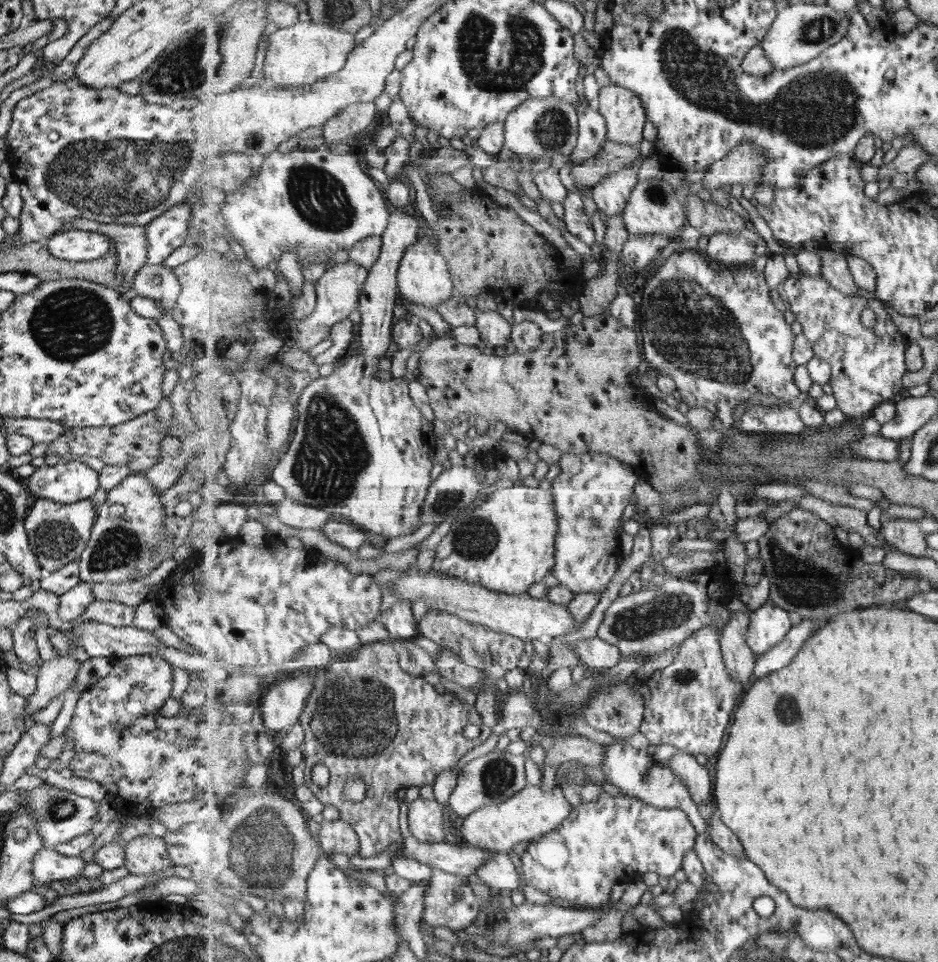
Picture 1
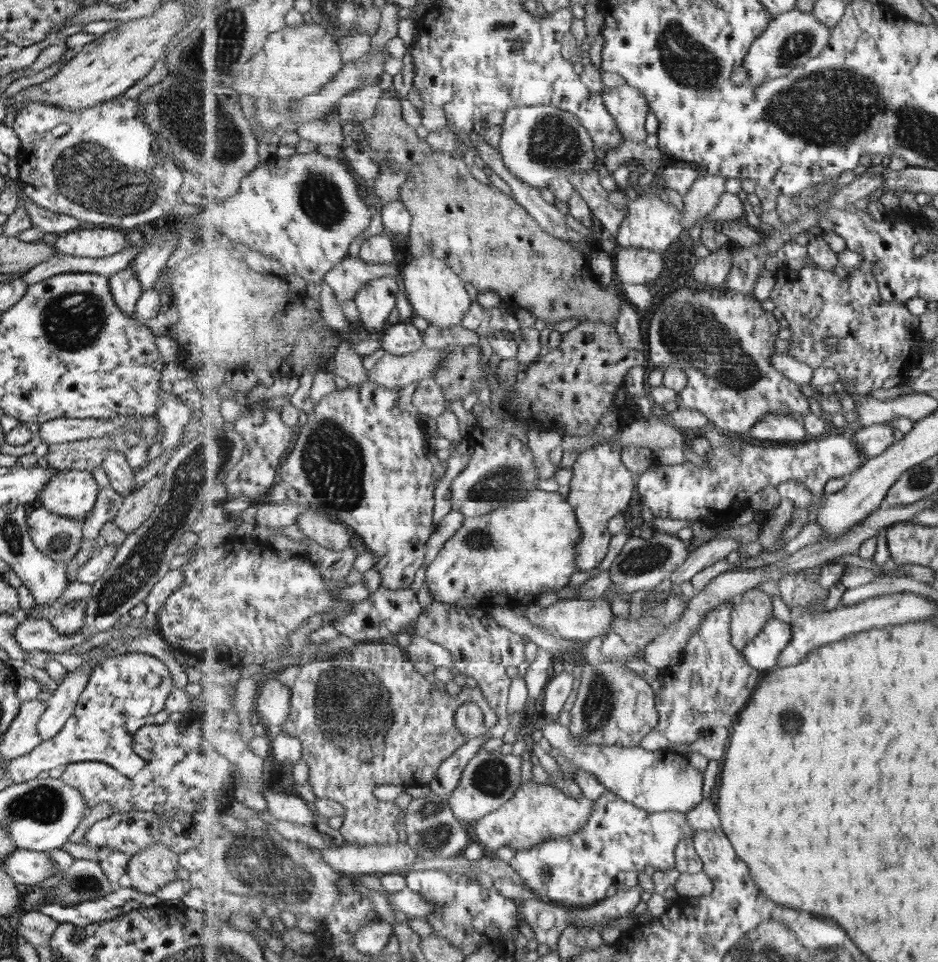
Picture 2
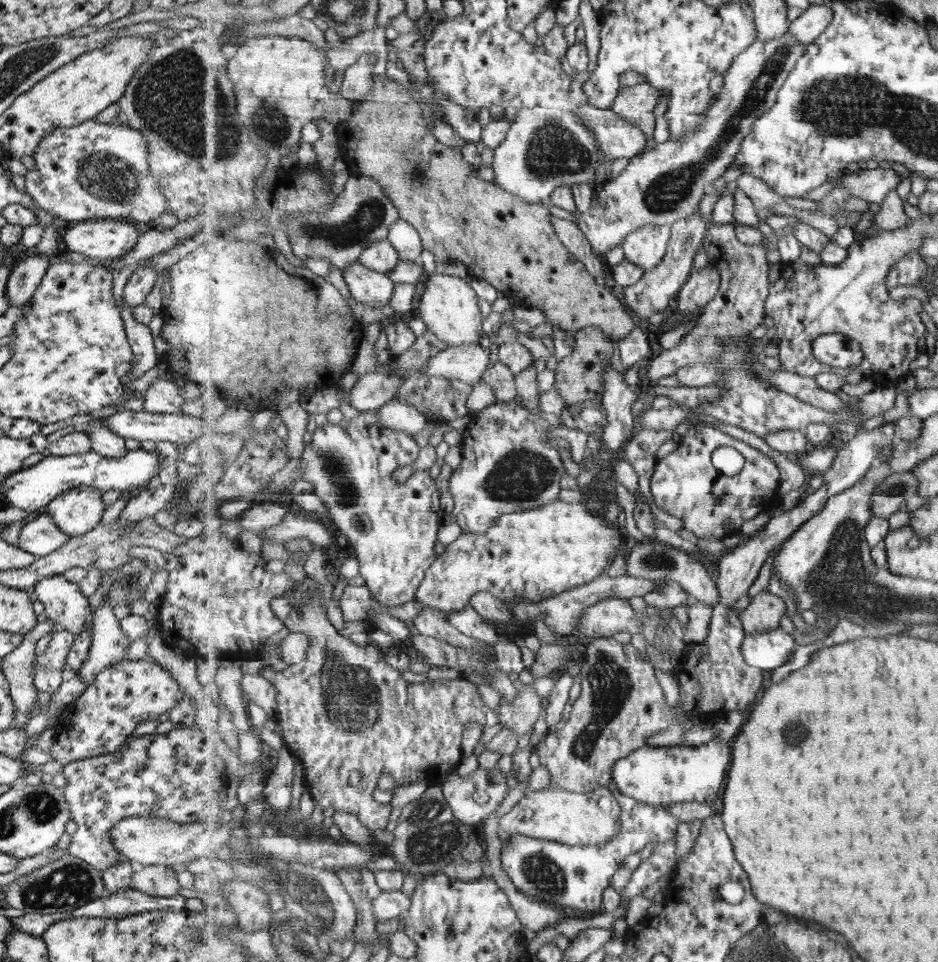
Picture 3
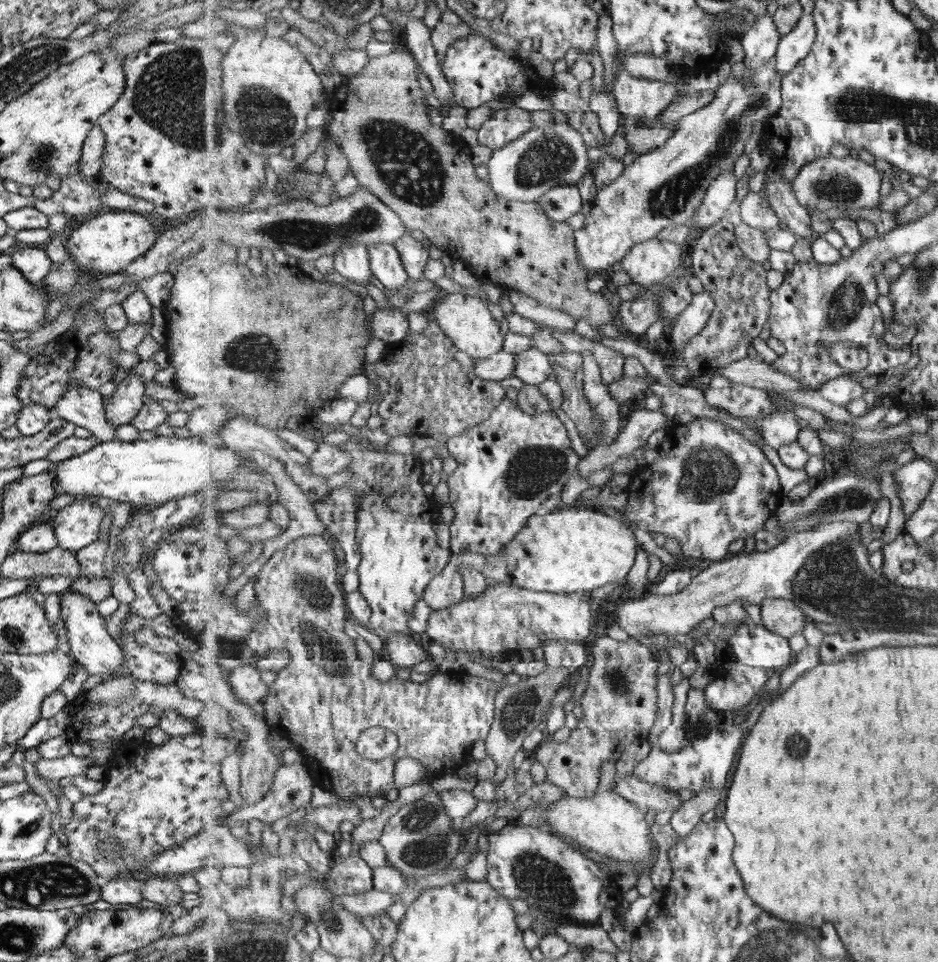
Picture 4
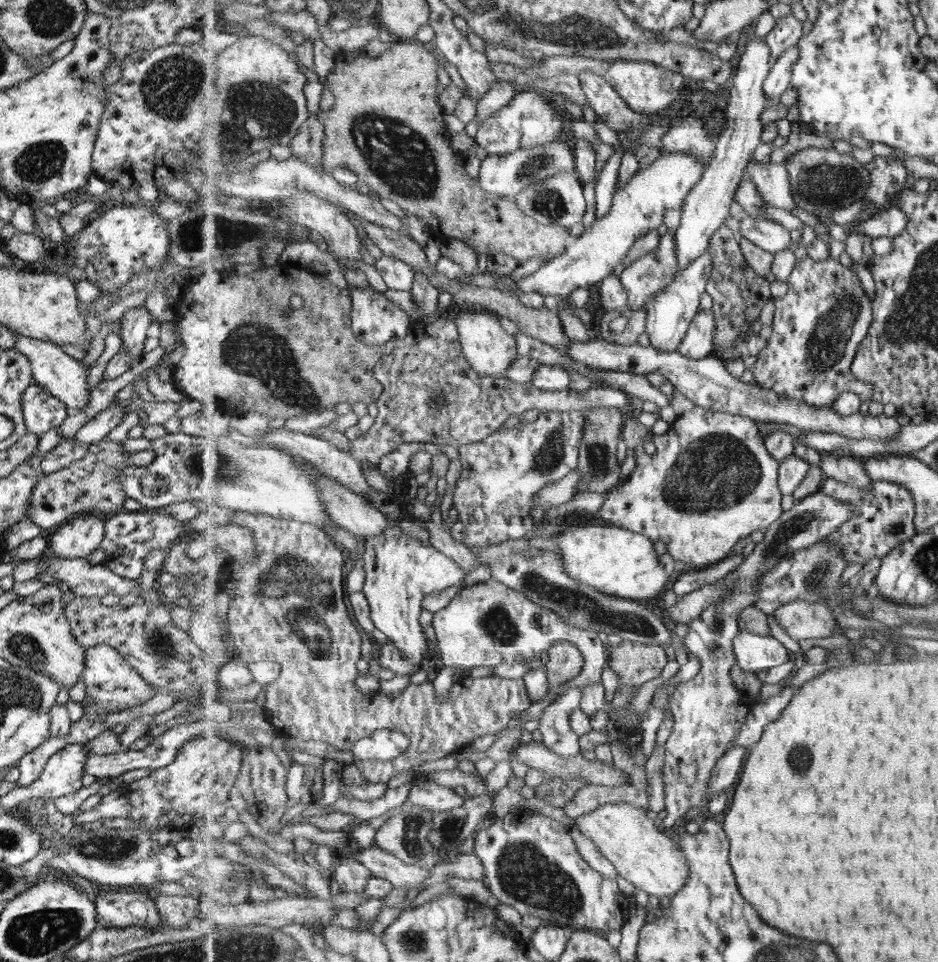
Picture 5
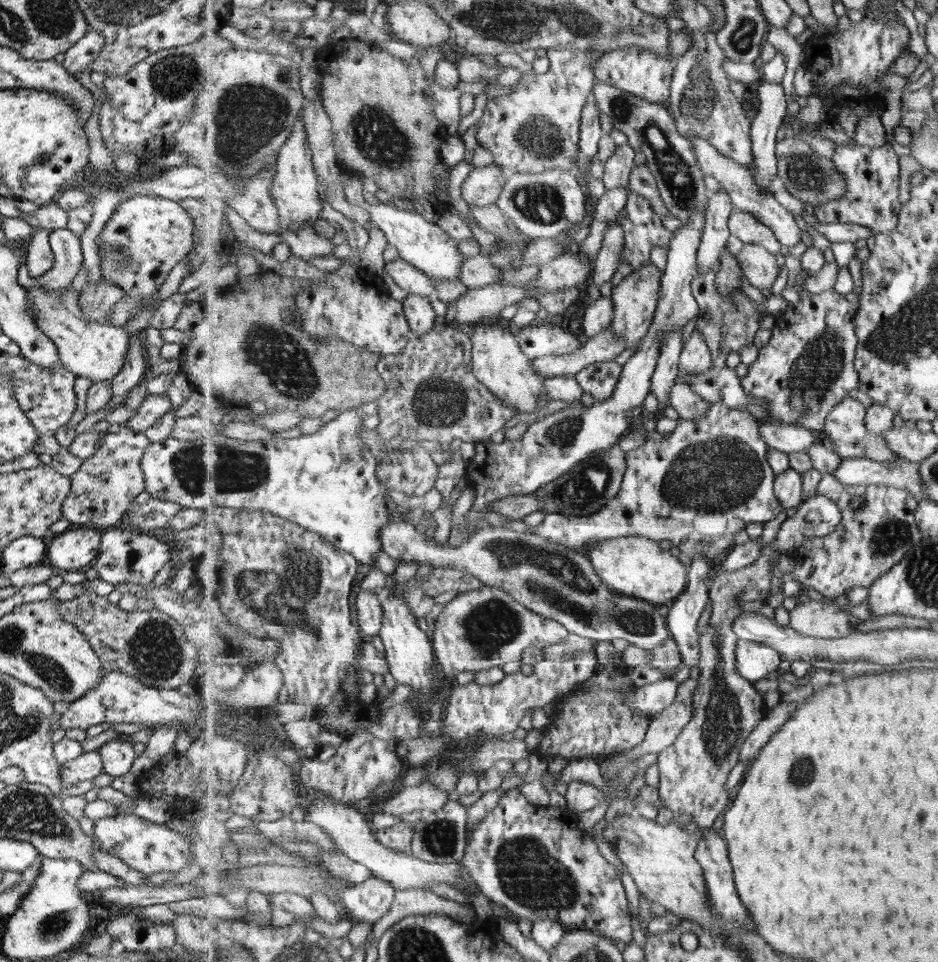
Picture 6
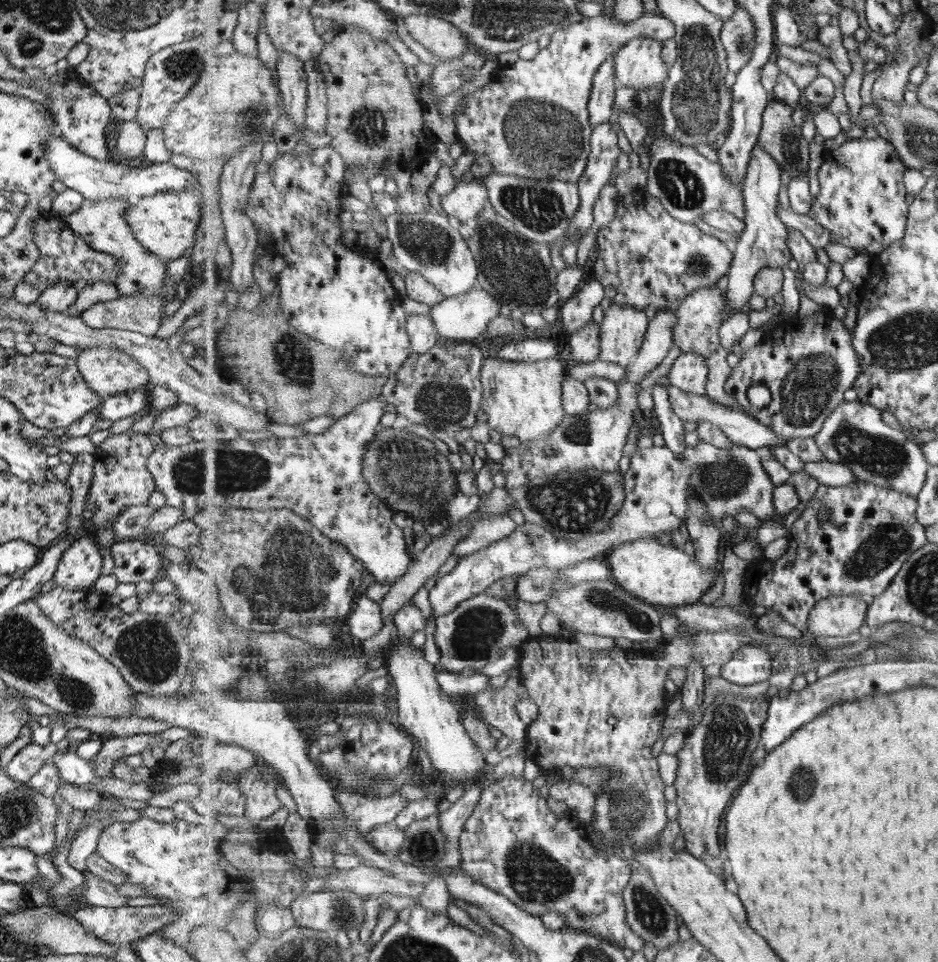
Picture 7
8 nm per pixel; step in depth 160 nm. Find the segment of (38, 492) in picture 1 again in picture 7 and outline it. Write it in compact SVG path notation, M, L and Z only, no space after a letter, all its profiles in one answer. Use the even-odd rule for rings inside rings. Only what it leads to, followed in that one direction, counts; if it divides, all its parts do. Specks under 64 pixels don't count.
M77 538L63 551L53 574L54 586L63 590L91 590L101 576L102 557L89 538Z

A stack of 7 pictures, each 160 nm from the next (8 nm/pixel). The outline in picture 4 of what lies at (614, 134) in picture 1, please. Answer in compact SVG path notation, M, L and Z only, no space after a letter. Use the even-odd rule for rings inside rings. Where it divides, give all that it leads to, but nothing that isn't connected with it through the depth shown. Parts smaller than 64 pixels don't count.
M625 70L618 74L613 94L621 114L629 119L645 120L648 126L654 126L665 108L677 97L675 87L663 81L635 78Z

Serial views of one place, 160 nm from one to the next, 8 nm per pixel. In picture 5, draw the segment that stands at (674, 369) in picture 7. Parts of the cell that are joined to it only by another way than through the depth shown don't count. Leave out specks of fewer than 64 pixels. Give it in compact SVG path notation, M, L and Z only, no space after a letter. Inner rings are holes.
M712 308L699 309L695 318L691 321L679 352L683 356L697 360L713 356L716 328L714 310Z

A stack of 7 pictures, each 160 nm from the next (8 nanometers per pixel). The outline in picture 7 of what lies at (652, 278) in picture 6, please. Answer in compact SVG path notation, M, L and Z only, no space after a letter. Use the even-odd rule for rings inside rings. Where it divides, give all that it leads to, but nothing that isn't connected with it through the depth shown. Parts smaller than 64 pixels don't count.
M612 302L603 313L599 359L627 369L641 352L650 321L644 311L619 302Z

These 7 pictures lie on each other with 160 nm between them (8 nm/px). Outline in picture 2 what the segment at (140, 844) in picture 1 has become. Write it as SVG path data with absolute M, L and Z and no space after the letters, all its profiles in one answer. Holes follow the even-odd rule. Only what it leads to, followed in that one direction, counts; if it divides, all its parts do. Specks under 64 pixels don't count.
M159 843L146 846L128 857L126 874L131 888L152 895L181 875L178 855Z

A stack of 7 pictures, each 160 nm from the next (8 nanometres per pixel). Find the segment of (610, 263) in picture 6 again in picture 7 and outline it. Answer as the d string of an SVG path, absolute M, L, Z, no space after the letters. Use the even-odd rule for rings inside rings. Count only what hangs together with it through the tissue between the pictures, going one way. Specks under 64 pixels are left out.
M594 280L578 290L575 296L565 300L558 309L562 317L567 335L581 330L587 323L593 320L593 310L601 304L605 298L604 286L599 280Z

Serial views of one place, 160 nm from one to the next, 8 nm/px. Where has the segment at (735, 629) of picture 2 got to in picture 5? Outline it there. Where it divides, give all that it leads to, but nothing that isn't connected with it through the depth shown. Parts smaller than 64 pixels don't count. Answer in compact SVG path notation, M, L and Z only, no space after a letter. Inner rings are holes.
M795 600L774 610L782 630L795 641L829 638L837 628L835 615L827 605Z

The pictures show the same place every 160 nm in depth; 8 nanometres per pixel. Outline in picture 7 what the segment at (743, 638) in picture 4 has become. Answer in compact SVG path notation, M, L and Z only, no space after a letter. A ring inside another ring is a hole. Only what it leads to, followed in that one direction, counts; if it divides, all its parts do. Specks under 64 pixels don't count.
M745 645L743 649L734 654L734 657L727 663L722 665L721 678L741 686L751 686L759 682L768 681L773 671L774 650L759 645Z

